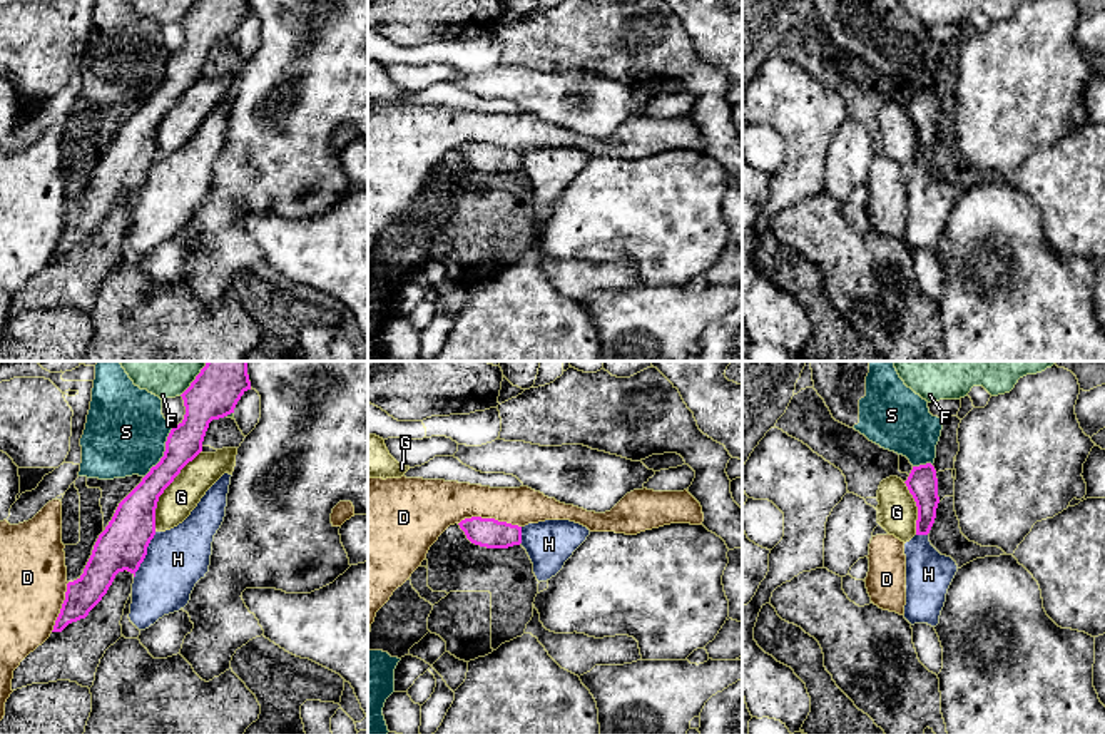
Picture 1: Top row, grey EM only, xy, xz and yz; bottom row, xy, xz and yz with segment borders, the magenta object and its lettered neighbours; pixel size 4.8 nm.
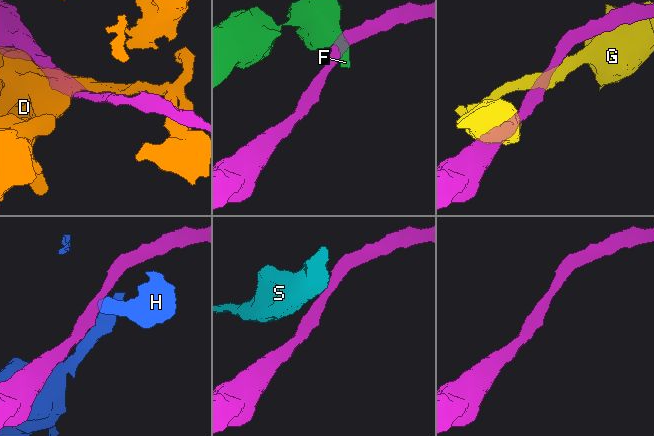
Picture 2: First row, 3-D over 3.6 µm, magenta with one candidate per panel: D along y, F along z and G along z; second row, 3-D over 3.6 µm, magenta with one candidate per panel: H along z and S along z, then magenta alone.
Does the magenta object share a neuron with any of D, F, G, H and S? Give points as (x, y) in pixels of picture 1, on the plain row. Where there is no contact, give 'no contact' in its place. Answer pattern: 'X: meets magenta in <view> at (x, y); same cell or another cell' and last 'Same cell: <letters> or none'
D: meets magenta in xz at (490, 144); another cell
F: meets magenta in xy at (191, 10); another cell
G: meets magenta in xy at (164, 114); another cell
H: meets magenta in xy at (146, 179); another cell
S: meets magenta in xy at (164, 79); another cell
Same cell: none

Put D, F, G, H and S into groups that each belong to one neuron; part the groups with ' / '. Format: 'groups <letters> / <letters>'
groups D / F H / G / S

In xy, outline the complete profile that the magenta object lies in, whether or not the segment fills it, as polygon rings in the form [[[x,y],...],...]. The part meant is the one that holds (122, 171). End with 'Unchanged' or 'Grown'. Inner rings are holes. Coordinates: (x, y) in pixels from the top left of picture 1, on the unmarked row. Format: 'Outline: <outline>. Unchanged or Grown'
Outline: [[[197,0],[181,20],[186,32],[184,45],[171,55],[160,87],[119,129],[99,161],[84,199],[67,209],[65,226],[52,257],[62,257],[69,249],[85,244],[119,197],[127,196],[135,202],[155,161],[159,122],[202,77],[209,48],[234,38],[247,15],[251,15],[249,0]]]. Unchanged

